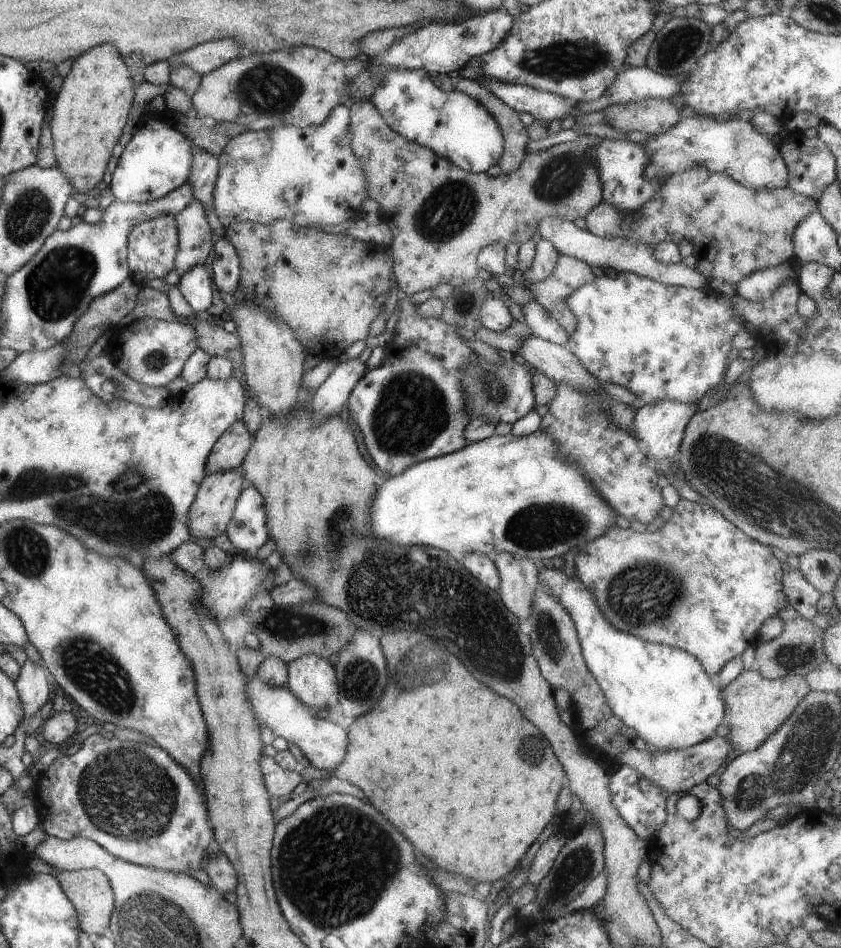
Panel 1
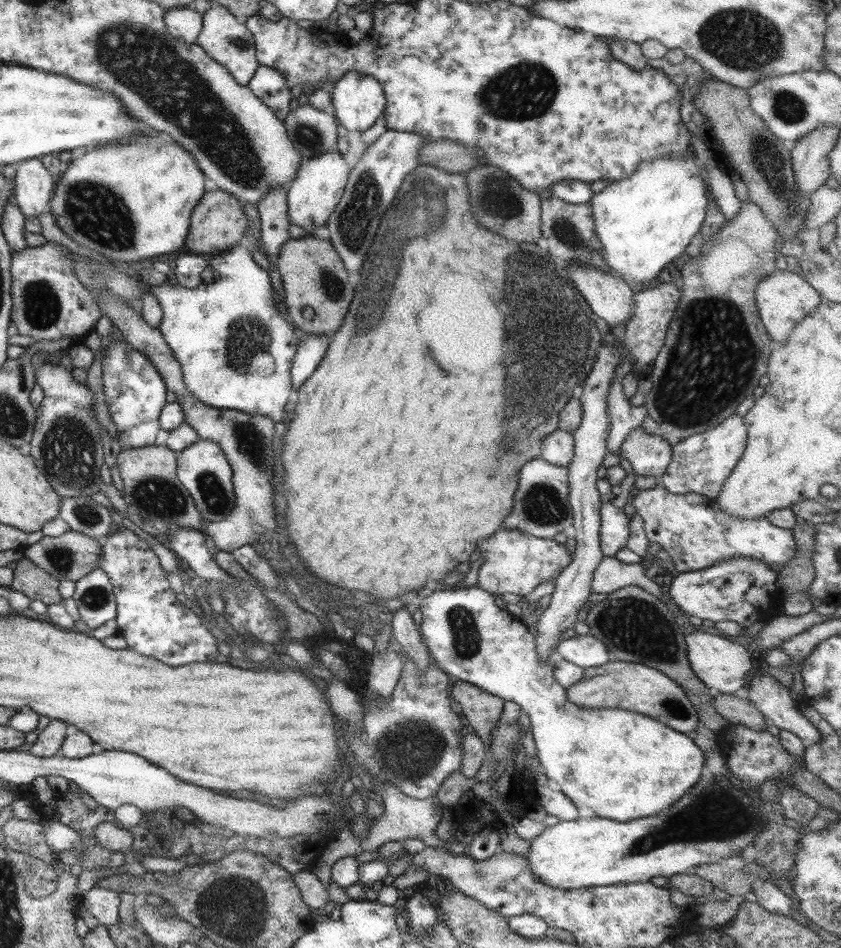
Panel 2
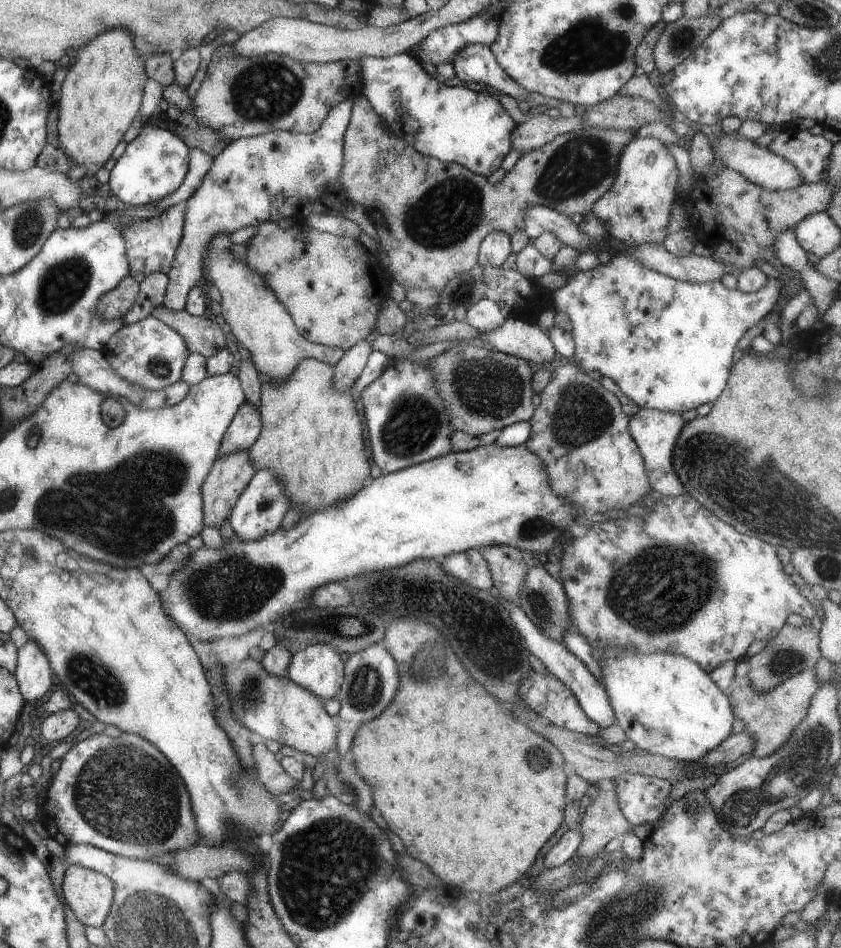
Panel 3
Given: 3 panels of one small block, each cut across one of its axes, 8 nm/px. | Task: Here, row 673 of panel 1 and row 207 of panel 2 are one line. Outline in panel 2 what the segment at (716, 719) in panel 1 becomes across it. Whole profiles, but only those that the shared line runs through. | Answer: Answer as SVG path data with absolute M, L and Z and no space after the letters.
M690 149L681 156L669 158L653 158L639 162L629 177L617 183L609 183L601 192L593 194L589 206L593 212L595 236L601 242L601 256L611 272L626 282L633 280L637 284L653 280L665 264L681 256L685 247L691 243L699 227L703 224L707 211L707 184L703 168L694 163L695 153Z

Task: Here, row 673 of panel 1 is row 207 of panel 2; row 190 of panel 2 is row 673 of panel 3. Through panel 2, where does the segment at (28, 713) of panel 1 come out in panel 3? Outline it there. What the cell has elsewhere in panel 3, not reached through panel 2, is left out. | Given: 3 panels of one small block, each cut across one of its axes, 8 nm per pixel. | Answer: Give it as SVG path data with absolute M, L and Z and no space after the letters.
M27 638L16 650L16 668L13 674L19 684L20 694L30 704L34 704L49 690L51 675L54 673L45 652L37 642L33 642L33 638Z

